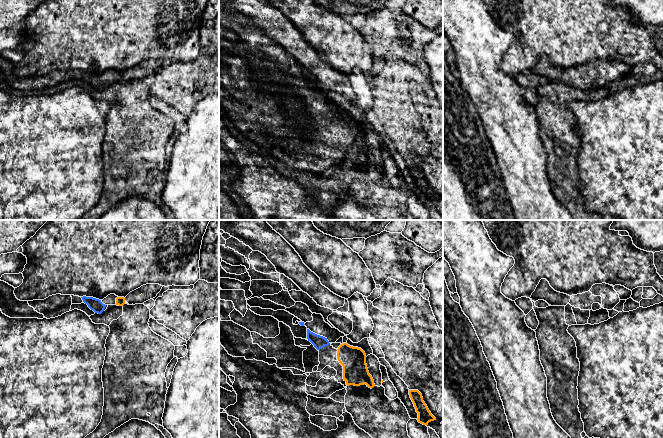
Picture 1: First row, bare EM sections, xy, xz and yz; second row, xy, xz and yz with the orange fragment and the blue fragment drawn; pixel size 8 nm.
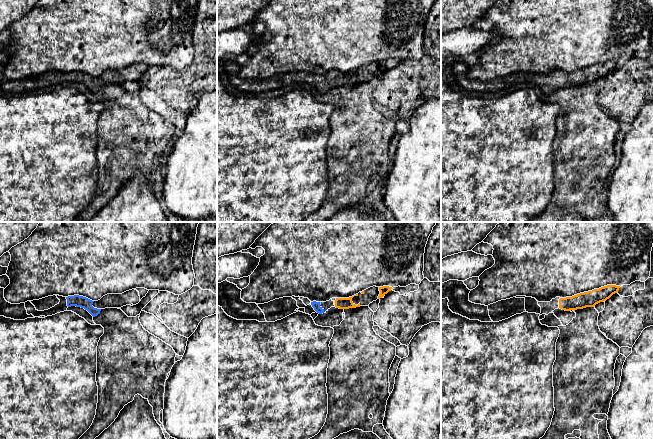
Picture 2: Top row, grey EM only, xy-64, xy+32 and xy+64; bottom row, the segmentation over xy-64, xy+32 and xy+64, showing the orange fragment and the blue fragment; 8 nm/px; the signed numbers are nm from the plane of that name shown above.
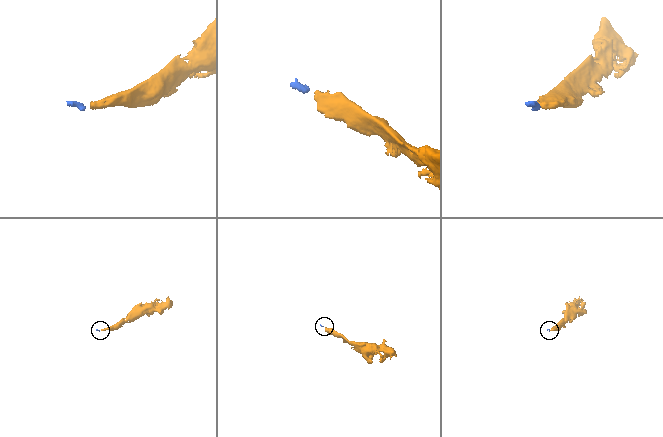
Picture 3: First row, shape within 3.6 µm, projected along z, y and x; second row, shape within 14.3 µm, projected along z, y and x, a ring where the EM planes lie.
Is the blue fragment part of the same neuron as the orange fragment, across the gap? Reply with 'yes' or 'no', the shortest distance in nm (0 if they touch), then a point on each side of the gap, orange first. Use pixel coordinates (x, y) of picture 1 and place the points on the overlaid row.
yes | 80 nm | xz (338, 347), (329, 343)

